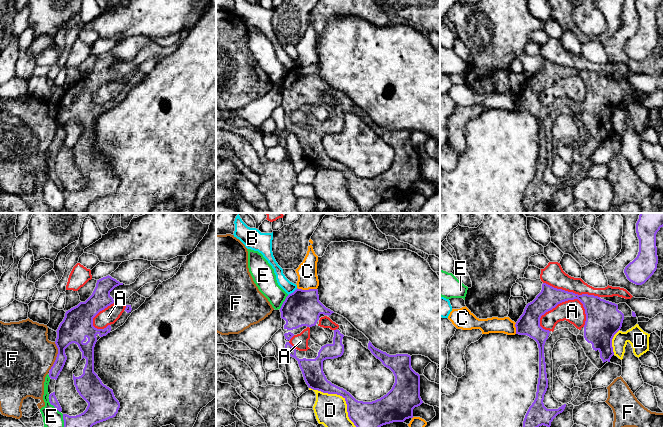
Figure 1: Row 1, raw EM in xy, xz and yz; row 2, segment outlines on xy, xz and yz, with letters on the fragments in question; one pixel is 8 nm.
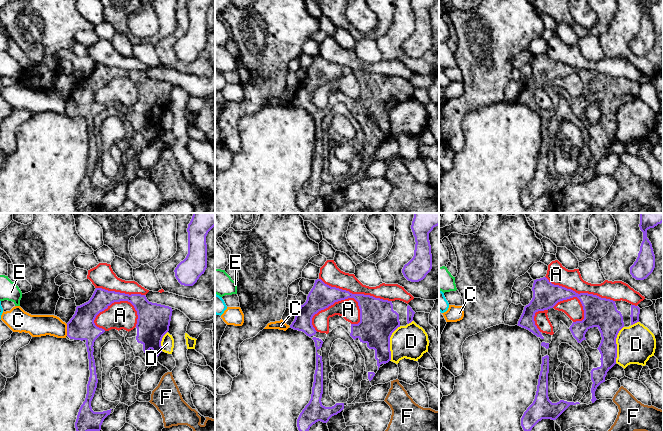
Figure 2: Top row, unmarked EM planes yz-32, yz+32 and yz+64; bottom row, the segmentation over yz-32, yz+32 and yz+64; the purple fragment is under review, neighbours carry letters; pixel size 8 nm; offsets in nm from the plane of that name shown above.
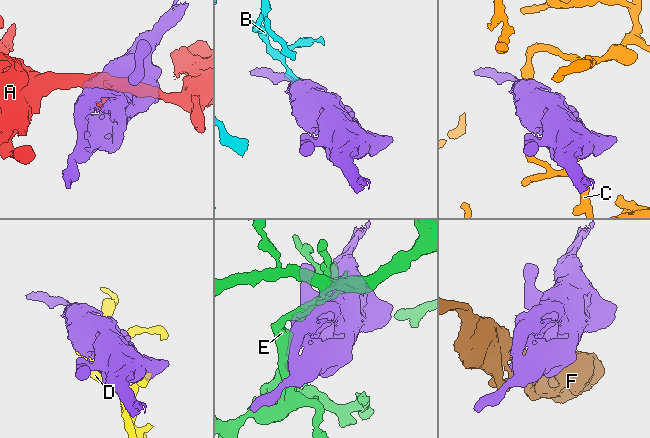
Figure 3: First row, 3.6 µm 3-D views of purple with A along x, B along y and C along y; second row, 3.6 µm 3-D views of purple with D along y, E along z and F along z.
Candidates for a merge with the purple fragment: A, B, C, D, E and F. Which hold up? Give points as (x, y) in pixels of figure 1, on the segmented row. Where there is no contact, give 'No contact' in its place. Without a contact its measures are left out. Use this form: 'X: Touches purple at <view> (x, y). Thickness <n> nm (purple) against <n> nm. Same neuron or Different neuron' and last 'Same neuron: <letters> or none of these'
A: Touches purple at yz (557, 304). Thickness 170 nm (purple) against 180 nm. Different neuron
B: Touches purple at xz (293, 292). Thickness 280 nm (purple) against 90 nm. Different neuron
C: Touches purple at xz (307, 290). Thickness 280 nm (purple) against 160 nm. Different neuron
D: Touches purple at xz (340, 395). Thickness 200 nm (purple) against 260 nm. Different neuron
E: Touches purple at xy (53, 405). Thickness 70 nm (purple) against 150 nm. Different neuron
F: Touches purple at xy (56, 357). Thickness 200 nm (purple) against 440 nm. Different neuron
Same neuron: none of these

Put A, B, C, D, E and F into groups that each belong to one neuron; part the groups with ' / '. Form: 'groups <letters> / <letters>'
groups A / B / C / D / E / F

